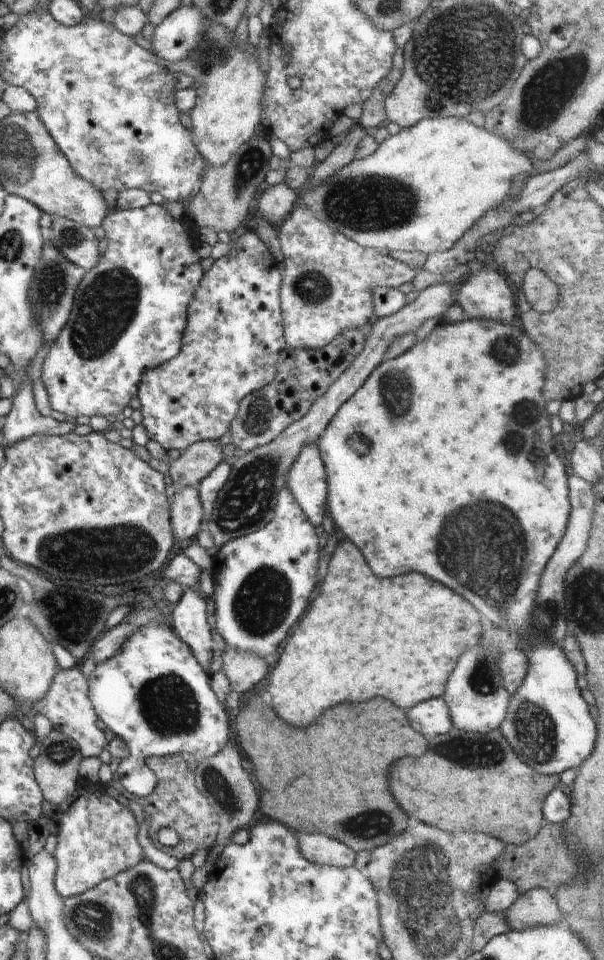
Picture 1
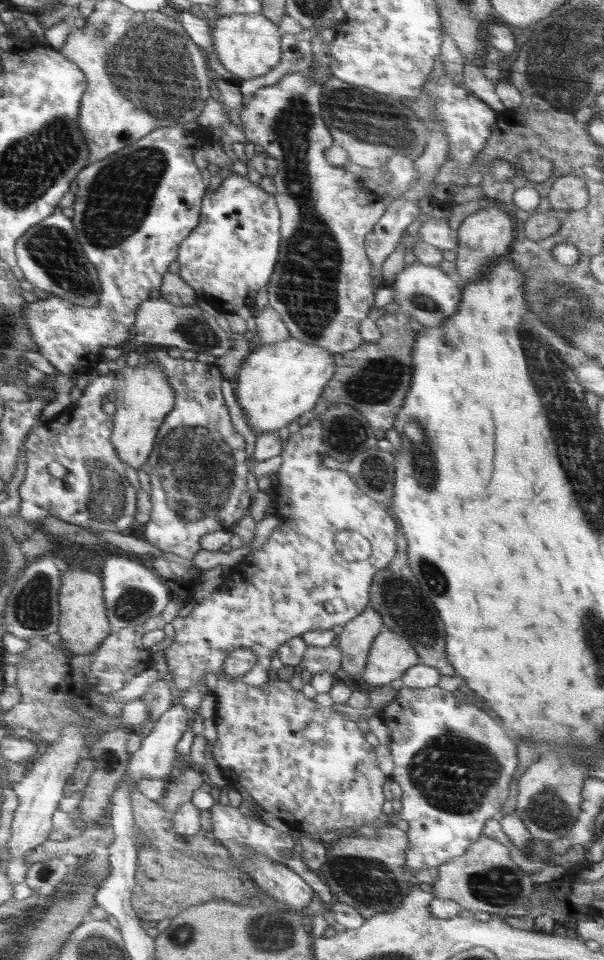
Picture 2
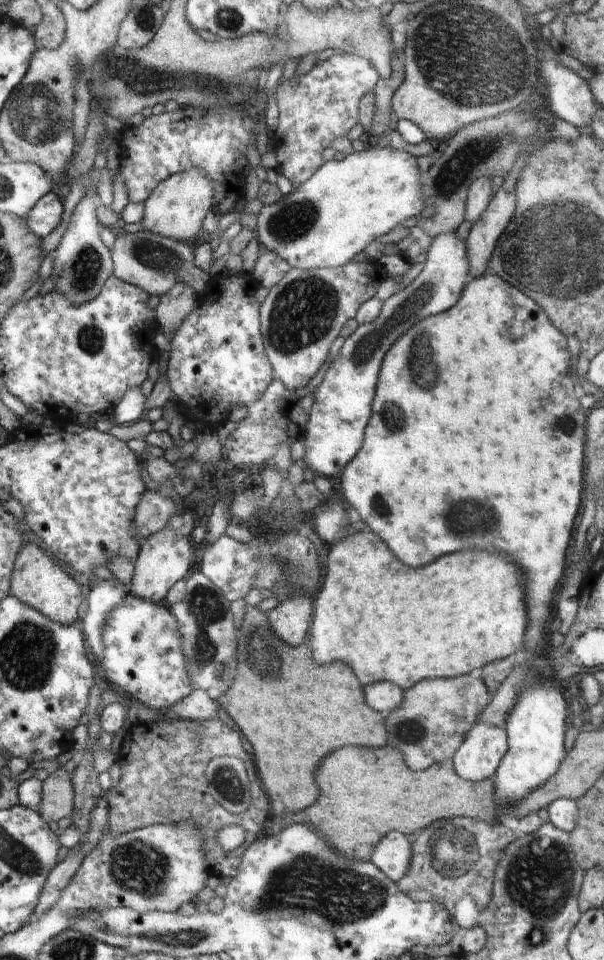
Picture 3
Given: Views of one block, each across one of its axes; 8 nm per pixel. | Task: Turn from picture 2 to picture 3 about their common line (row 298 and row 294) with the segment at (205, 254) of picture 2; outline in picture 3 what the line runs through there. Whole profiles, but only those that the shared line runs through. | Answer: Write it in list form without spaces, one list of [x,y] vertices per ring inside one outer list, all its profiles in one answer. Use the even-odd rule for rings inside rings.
[[[227,272],[210,278],[208,287],[198,295],[198,306],[185,318],[171,338],[167,379],[180,413],[201,429],[217,428],[228,419],[232,408],[250,406],[263,394],[273,380],[273,372],[266,358],[259,302],[254,298],[260,284],[252,274]]]

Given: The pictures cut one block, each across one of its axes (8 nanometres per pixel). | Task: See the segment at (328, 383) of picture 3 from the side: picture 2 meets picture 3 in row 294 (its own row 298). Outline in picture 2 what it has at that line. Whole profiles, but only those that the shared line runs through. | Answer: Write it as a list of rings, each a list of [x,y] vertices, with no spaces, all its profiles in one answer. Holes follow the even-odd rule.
[[[415,261],[412,264],[407,264],[402,272],[396,274],[395,280],[387,284],[394,290],[393,302],[398,304],[399,311],[405,312],[408,318],[417,320],[421,325],[428,327],[440,326],[440,323],[444,319],[456,314],[456,311],[459,309],[463,286],[458,285],[454,280],[450,279],[450,276],[444,273],[438,266],[428,266],[427,264]]]

